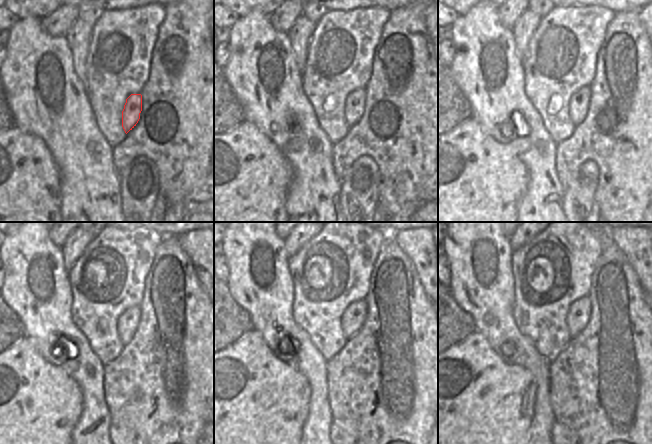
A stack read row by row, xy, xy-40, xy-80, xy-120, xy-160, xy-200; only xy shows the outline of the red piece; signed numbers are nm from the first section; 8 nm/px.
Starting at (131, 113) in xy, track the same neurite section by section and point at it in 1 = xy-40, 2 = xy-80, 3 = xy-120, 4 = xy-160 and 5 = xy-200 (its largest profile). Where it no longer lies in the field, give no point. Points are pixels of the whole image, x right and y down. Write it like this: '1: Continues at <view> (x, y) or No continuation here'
1: Continues at xy-40 (354, 107)
2: Continues at xy-80 (578, 105)
3: Continues at xy-120 (128, 321)
4: Continues at xy-160 (354, 316)
5: Continues at xy-200 (578, 315).

